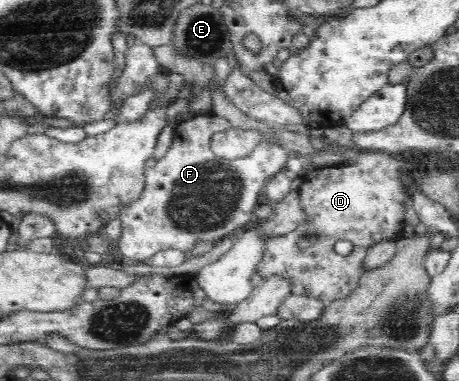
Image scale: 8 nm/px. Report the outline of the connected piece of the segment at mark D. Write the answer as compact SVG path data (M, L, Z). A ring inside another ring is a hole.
M378 151L361 152L354 157L351 165L331 166L322 169L314 169L306 176L303 176L303 183L299 188L300 205L306 213L306 222L300 224L292 232L276 237L270 236L264 242L264 254L262 260L256 264L256 272L260 276L270 278L274 275L282 275L290 279L292 293L314 297L322 302L332 302L336 299L346 298L355 288L358 288L363 270L363 262L367 250L384 241L396 241L402 234L406 208L404 202L409 198L408 193L401 182L401 177L411 176L415 170L412 158L404 156L393 156ZM338 240L352 242L353 249L346 256L341 256L334 251L334 244Z

